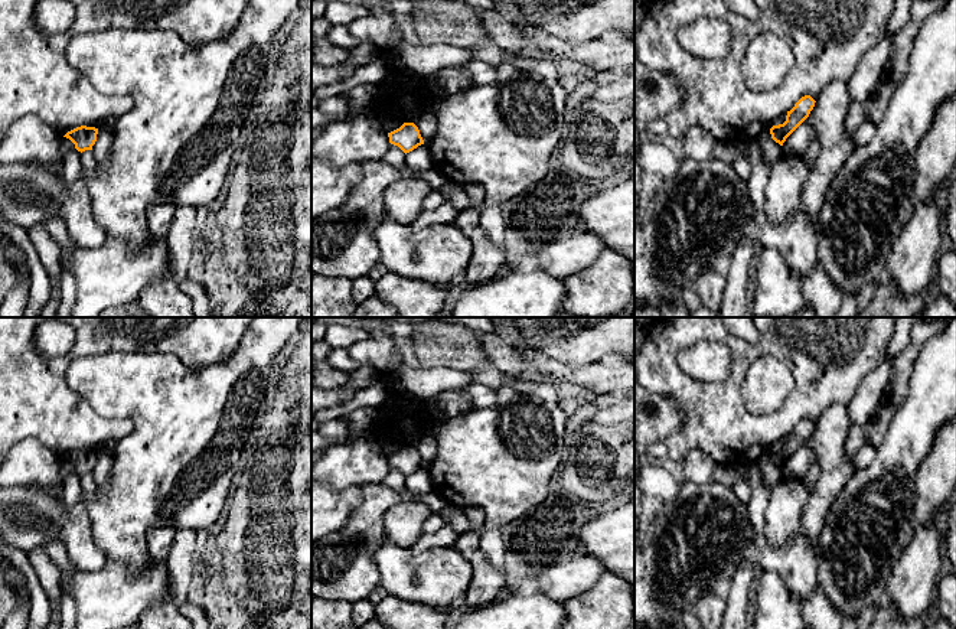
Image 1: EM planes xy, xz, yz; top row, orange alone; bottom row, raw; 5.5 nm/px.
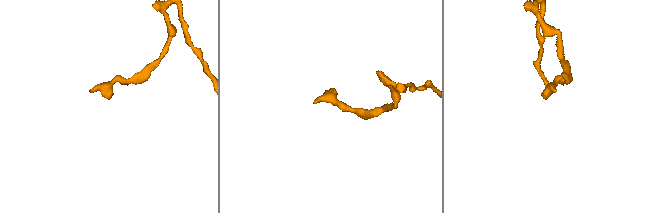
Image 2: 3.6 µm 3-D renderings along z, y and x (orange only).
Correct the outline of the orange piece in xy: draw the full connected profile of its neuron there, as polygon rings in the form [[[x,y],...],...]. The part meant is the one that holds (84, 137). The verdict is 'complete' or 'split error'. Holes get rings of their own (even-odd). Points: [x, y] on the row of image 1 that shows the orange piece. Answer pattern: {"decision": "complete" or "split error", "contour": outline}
{"decision": "complete", "contour": [[[81,126],[68,131],[63,137],[69,138],[78,151],[92,150],[97,141],[98,128]]]}

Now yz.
{"decision": "complete", "contour": [[[810,95],[802,97],[795,107],[787,111],[786,121],[770,128],[771,138],[783,146],[786,138],[809,117],[815,102]]]}

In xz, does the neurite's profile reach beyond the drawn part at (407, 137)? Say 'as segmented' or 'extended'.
as segmented

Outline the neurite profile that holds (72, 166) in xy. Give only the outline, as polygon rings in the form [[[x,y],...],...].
[[[72,150],[63,157],[63,167],[61,172],[61,177],[68,183],[74,183],[78,177],[81,177],[82,162],[81,151]]]

